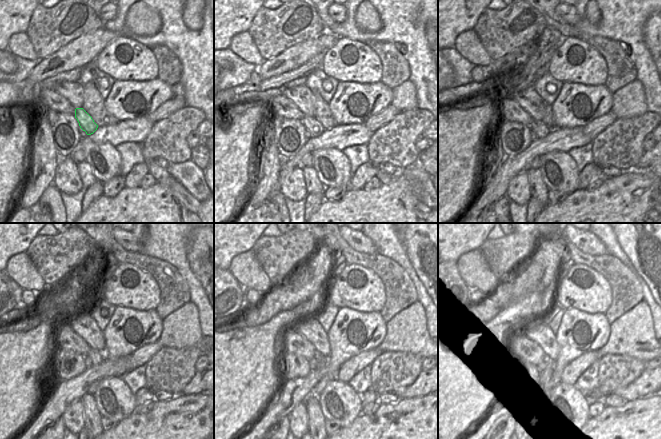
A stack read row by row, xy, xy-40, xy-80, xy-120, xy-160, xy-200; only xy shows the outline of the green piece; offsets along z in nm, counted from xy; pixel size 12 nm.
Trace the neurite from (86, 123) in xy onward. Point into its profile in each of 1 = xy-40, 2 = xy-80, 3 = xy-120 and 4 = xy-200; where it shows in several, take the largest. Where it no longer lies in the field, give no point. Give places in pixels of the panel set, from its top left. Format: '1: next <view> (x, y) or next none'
1: next xy-40 (312, 125)
2: next xy-80 (540, 128)
3: next xy-120 (94, 355)
4: next xy-200 (545, 378)

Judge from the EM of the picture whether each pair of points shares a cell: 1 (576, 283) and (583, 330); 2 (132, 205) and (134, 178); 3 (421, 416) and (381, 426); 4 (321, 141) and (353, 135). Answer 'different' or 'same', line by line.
1: different
2: different
3: same
4: same

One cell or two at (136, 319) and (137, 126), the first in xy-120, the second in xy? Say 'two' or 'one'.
two

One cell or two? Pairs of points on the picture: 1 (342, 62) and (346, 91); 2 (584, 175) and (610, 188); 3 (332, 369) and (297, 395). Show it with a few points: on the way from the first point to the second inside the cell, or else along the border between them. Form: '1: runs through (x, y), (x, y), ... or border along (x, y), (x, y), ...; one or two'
1: border along (339, 81), (368, 83); two
2: border along (586, 187), (578, 189); two
3: border along (327, 365), (327, 373), (313, 387), (311, 392); two

